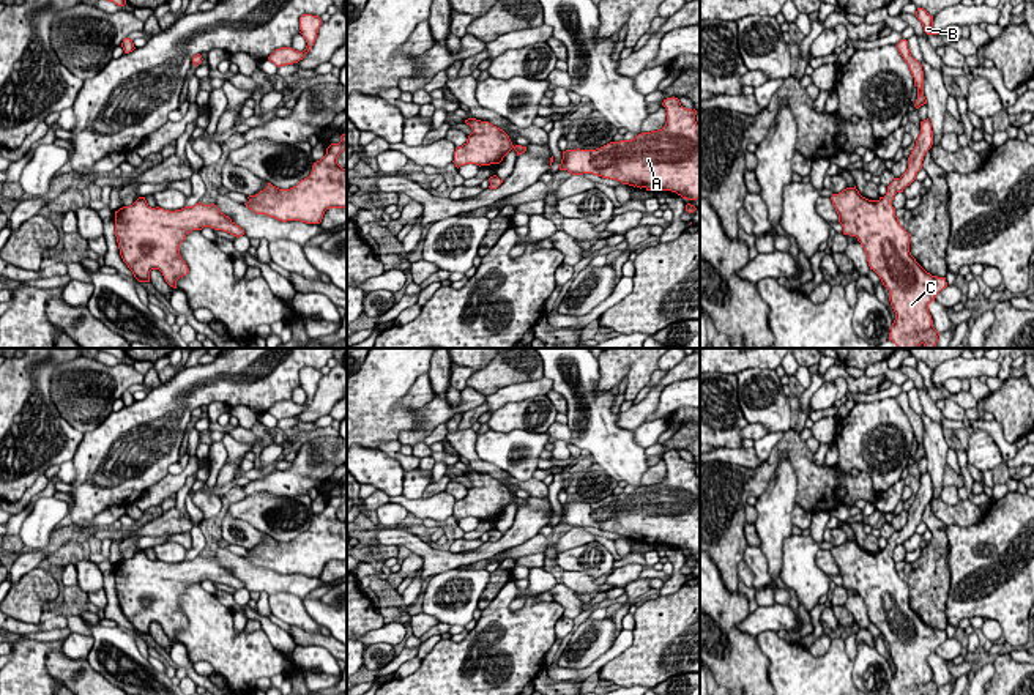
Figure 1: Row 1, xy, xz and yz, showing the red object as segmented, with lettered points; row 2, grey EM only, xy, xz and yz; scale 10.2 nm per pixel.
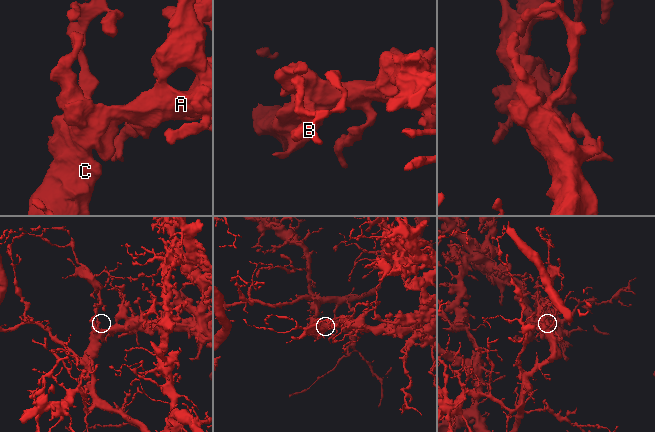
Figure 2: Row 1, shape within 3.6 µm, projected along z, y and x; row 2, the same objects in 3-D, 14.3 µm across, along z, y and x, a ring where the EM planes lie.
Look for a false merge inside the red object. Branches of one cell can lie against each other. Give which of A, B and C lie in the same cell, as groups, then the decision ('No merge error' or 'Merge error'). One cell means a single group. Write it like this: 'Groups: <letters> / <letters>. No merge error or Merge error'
Groups: A B C. No merge error

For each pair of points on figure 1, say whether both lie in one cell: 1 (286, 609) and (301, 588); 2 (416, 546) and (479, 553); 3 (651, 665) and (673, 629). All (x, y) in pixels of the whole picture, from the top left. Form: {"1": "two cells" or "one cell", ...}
{"1": "two cells", "2": "one cell", "3": "one cell"}

